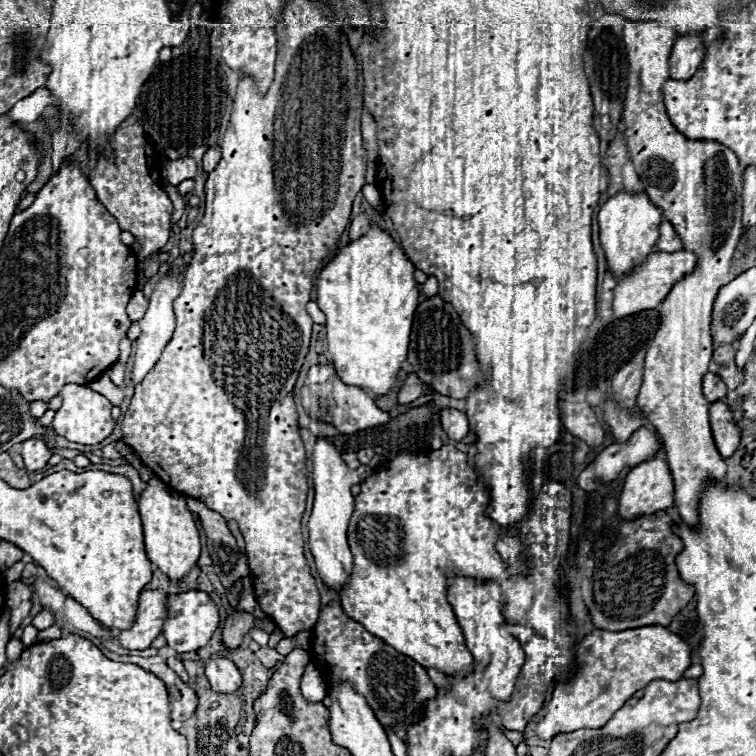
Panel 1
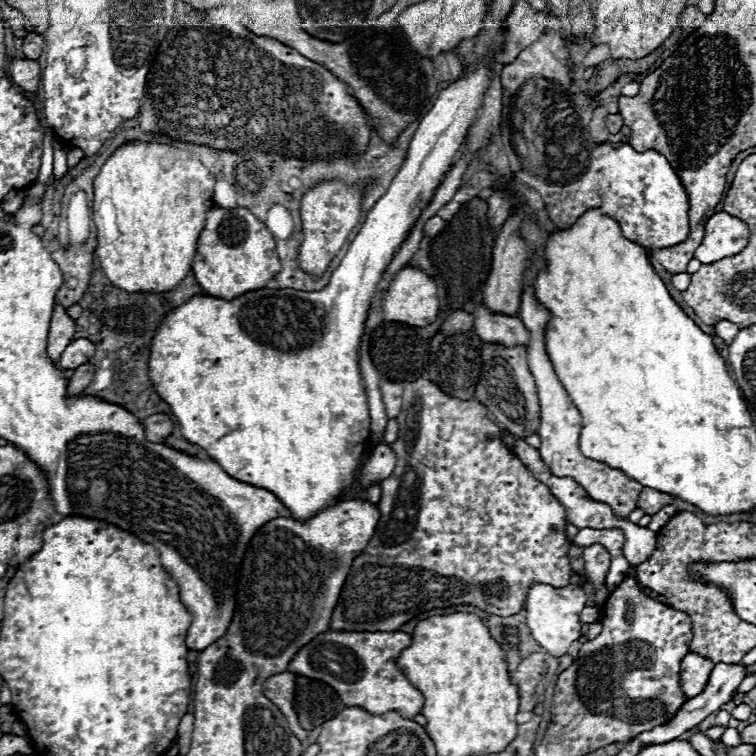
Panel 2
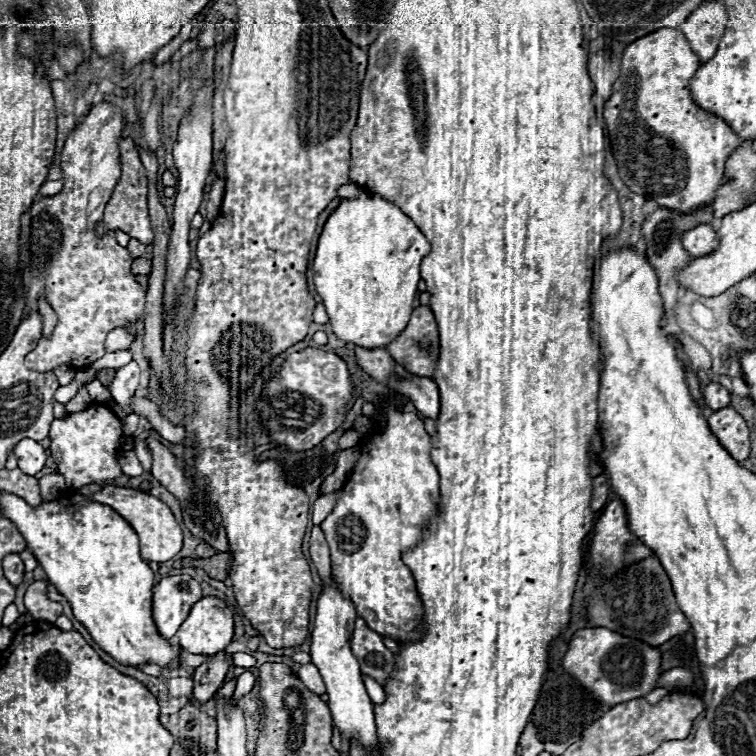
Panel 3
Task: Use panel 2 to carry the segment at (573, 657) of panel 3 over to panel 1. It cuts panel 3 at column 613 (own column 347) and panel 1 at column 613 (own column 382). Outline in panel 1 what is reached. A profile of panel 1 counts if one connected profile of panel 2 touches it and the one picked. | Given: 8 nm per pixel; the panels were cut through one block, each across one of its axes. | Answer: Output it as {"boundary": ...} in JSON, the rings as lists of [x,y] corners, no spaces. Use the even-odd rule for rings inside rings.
{"boundary":[[[662,626],[628,628],[620,632],[594,630],[576,646],[576,658],[580,664],[578,674],[570,682],[554,688],[546,714],[536,724],[536,734],[542,740],[552,740],[556,734],[580,728],[602,728],[636,690],[652,680],[680,680],[692,664],[692,646]]]}

